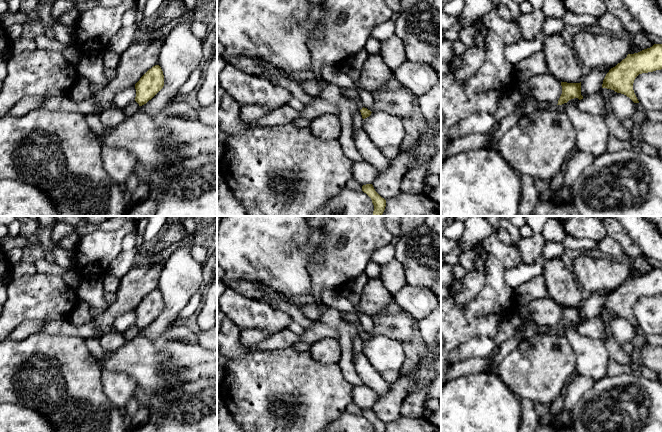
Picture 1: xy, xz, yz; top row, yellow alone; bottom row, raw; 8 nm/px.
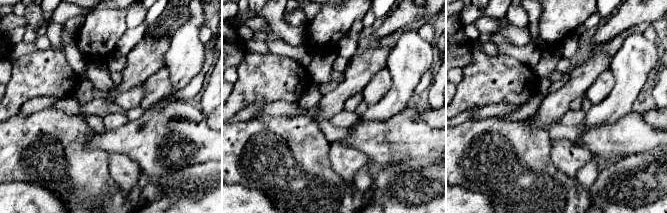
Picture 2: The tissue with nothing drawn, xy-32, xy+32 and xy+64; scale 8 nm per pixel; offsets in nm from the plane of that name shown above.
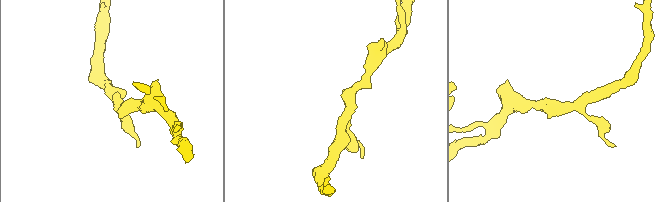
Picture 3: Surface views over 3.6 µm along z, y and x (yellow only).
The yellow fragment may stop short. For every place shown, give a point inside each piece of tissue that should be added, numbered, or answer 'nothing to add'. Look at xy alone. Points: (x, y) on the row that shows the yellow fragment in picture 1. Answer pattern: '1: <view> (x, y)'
nothing to add

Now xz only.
nothing to add

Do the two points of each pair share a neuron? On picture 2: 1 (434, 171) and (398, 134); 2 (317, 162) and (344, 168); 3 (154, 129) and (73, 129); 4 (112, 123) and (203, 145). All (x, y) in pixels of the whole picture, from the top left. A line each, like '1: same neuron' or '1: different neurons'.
1: different neurons
2: different neurons
3: different neurons
4: different neurons

